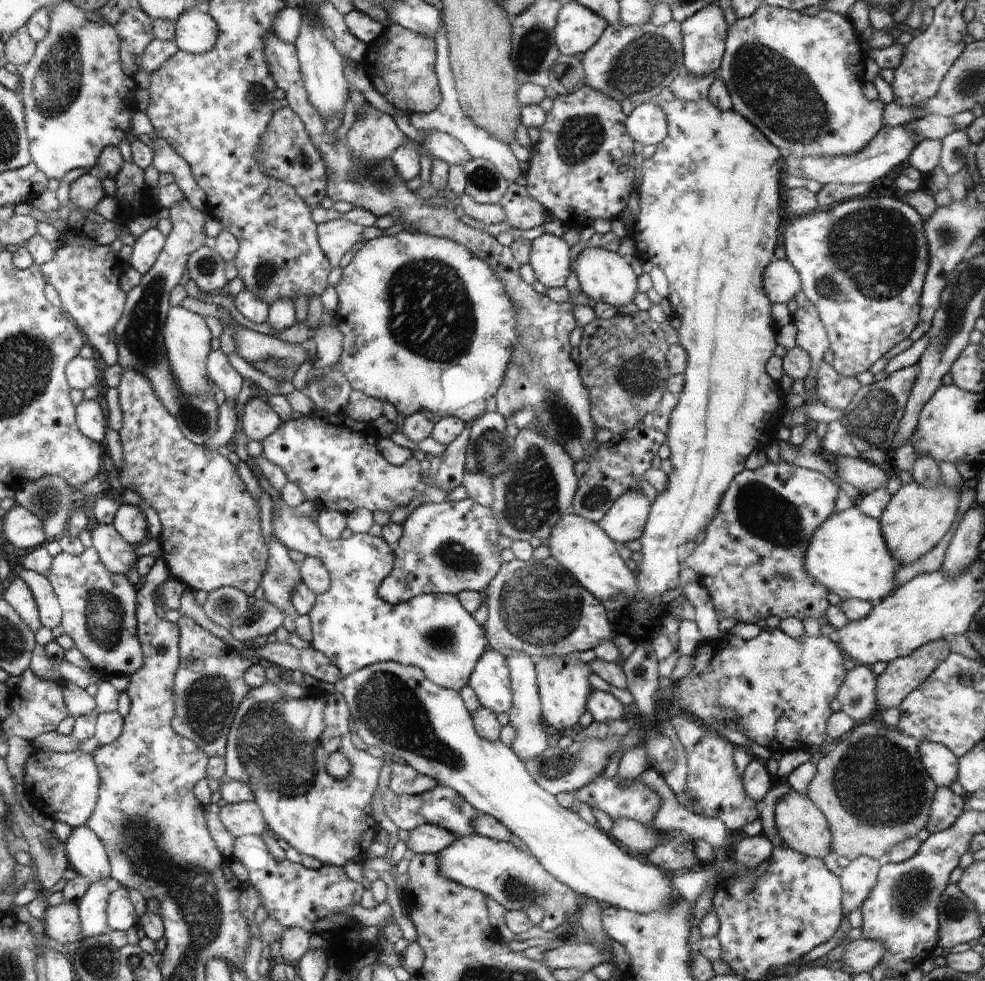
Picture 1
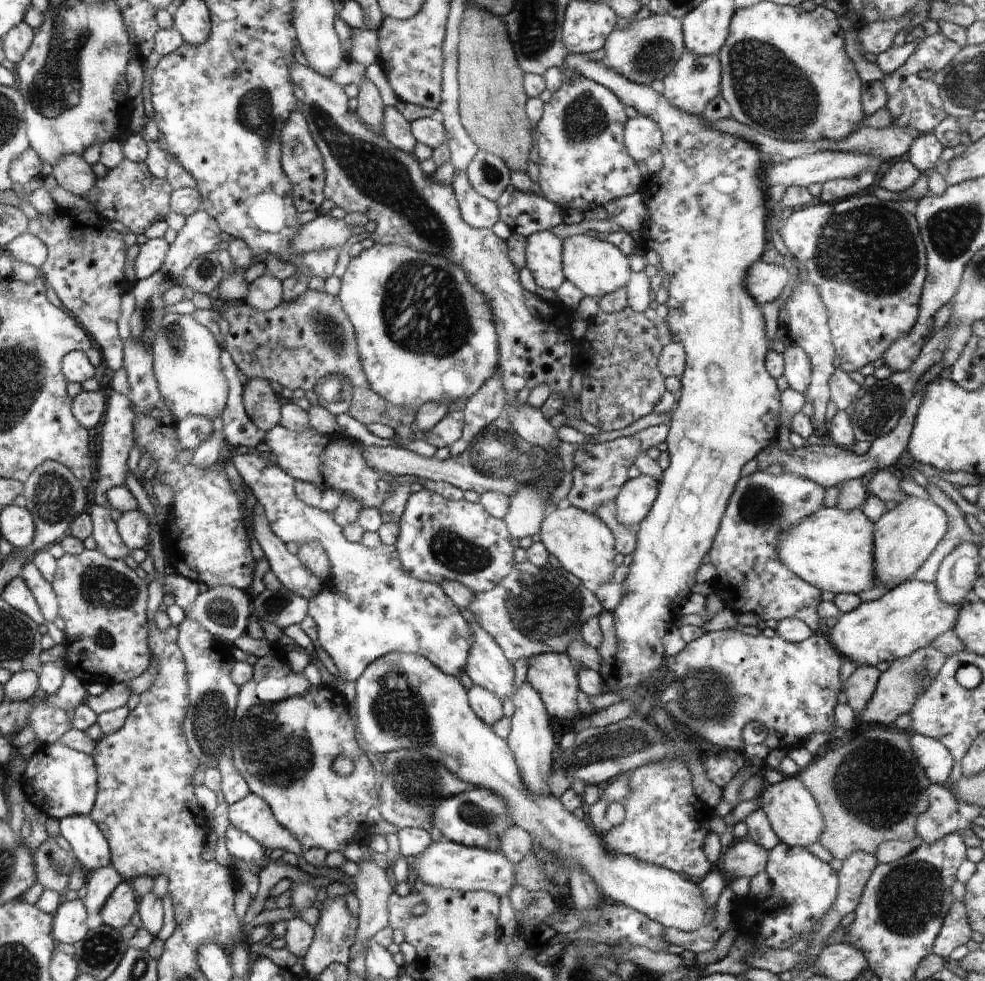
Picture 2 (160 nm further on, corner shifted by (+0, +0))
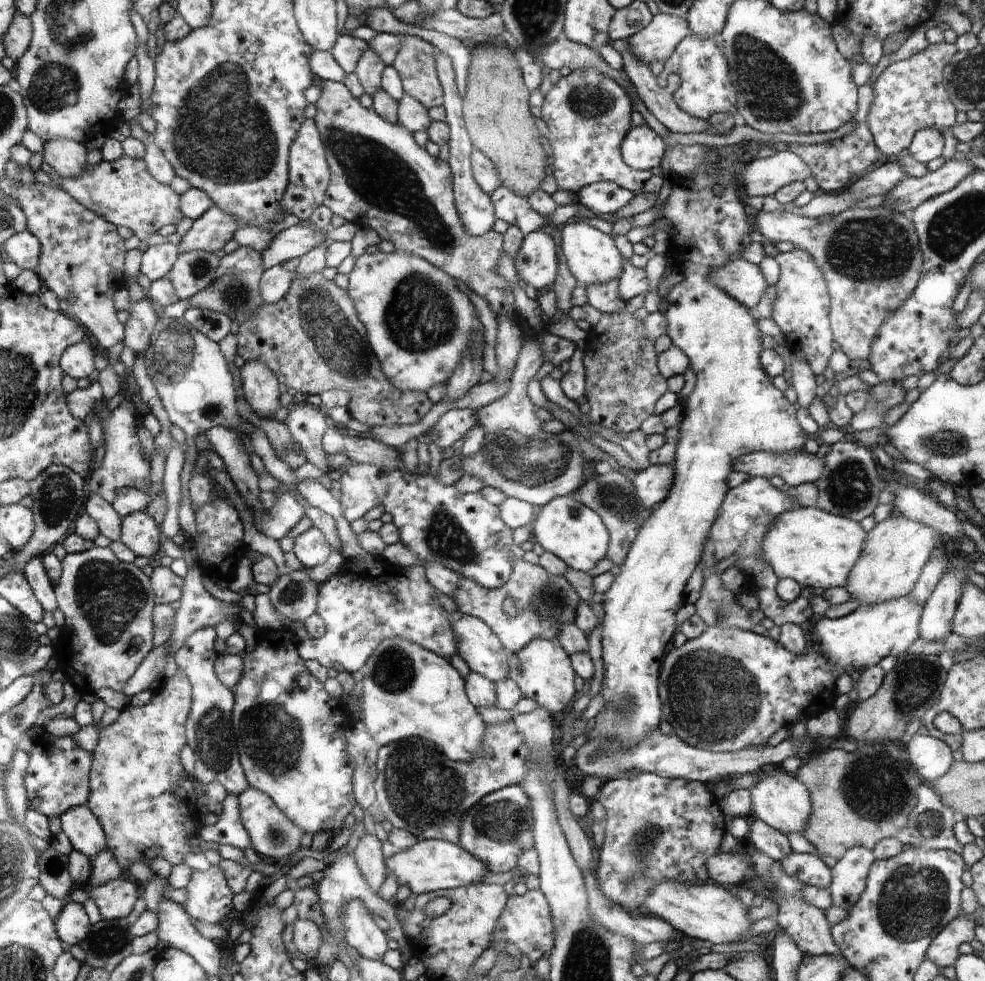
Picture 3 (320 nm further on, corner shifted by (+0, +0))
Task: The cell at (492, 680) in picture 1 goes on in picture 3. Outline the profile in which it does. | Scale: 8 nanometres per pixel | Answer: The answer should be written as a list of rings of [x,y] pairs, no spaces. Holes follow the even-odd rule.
[[[454,611],[452,614],[452,628],[458,640],[458,654],[467,662],[470,670],[485,676],[493,683],[508,676],[510,653],[503,647],[501,640],[492,629],[479,618]]]

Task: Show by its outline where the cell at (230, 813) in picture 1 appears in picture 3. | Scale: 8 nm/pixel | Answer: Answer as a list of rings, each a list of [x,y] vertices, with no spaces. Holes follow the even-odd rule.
[[[249,787],[238,795],[238,800],[242,824],[249,832],[250,840],[253,840],[253,849],[262,858],[276,864],[292,856],[300,848],[300,840],[304,836],[303,830],[293,820],[290,820],[265,792]]]

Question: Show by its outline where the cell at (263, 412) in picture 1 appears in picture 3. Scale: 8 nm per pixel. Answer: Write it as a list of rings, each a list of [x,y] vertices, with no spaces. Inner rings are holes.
[[[260,360],[248,361],[240,369],[246,404],[258,416],[273,418],[282,404],[280,386],[273,369]]]

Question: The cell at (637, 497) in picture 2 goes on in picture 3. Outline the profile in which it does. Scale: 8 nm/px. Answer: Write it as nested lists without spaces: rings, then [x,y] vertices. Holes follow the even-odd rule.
[[[648,465],[633,478],[635,493],[645,507],[653,508],[668,495],[675,472],[669,465]]]

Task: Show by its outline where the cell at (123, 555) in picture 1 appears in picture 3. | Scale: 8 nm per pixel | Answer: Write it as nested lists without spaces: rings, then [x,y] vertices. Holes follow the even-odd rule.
[[[90,495],[85,504],[85,512],[96,522],[99,534],[111,541],[120,540],[121,516],[109,501],[98,495]]]

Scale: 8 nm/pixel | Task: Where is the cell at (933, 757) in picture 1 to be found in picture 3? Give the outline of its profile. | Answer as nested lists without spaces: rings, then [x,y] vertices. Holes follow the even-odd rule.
[[[923,730],[906,738],[903,746],[921,778],[927,784],[945,775],[954,761],[953,750],[945,742]]]

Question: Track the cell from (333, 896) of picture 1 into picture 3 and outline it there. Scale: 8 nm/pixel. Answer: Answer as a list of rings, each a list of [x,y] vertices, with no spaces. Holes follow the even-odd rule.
[[[227,793],[219,820],[203,828],[203,839],[207,842],[230,844],[244,851],[250,846],[249,832],[241,821],[238,795]]]

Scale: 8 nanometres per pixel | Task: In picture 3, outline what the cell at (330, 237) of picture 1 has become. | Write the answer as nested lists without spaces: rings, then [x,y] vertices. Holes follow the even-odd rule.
[[[309,224],[308,226],[295,225],[283,229],[261,252],[262,267],[266,270],[274,265],[282,265],[290,258],[300,258],[312,248],[327,241],[321,230],[312,230]]]

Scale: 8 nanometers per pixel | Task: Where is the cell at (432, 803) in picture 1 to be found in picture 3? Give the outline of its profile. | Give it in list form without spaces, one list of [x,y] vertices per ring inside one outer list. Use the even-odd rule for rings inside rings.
[[[508,785],[486,795],[466,812],[462,821],[459,845],[488,865],[492,874],[512,871],[520,855],[534,843],[533,801],[520,785]]]

